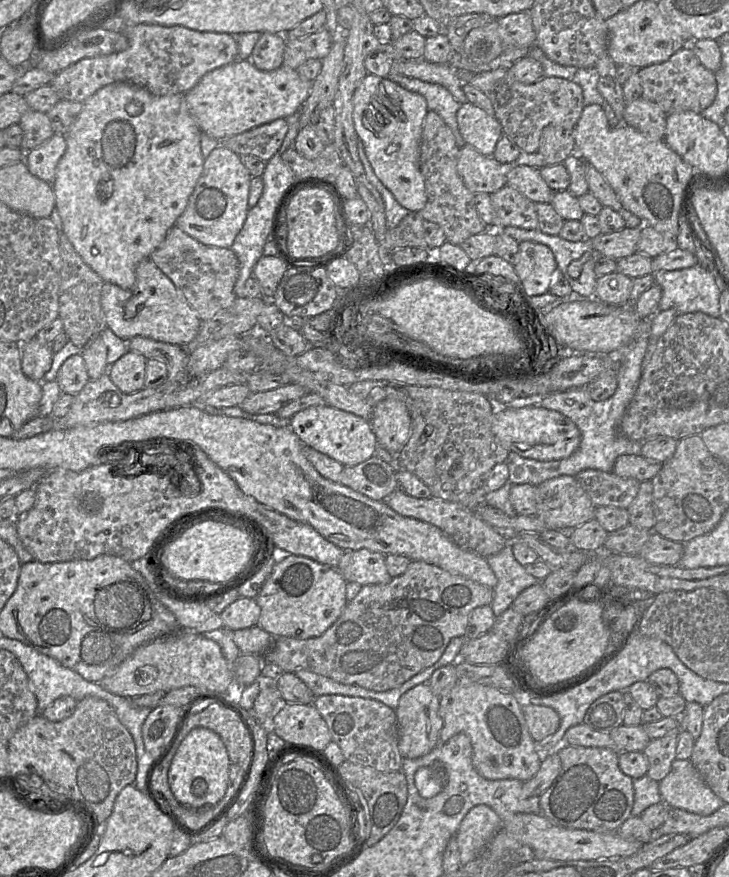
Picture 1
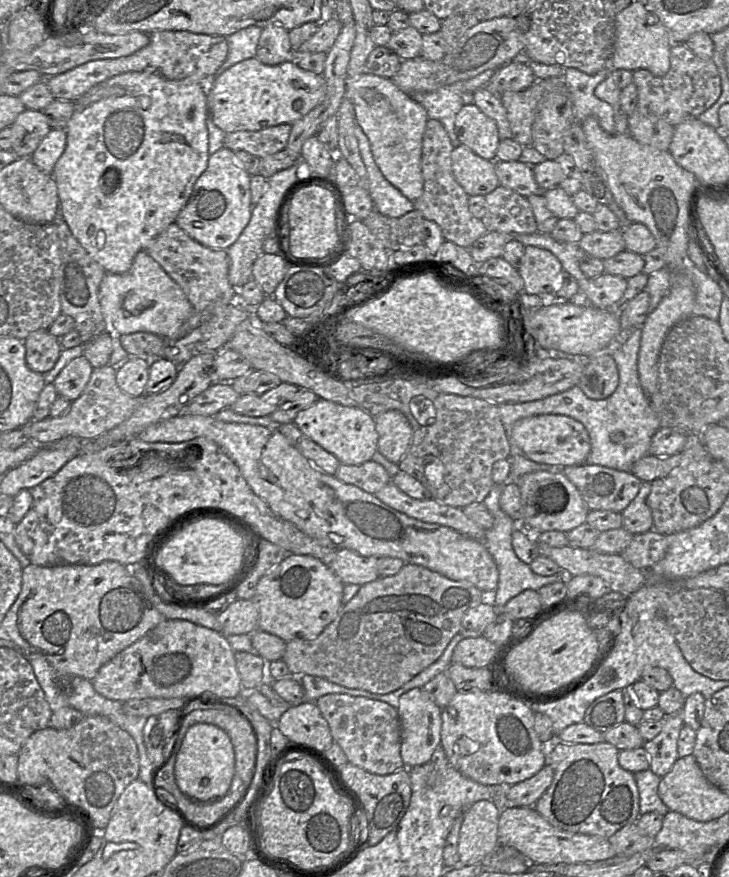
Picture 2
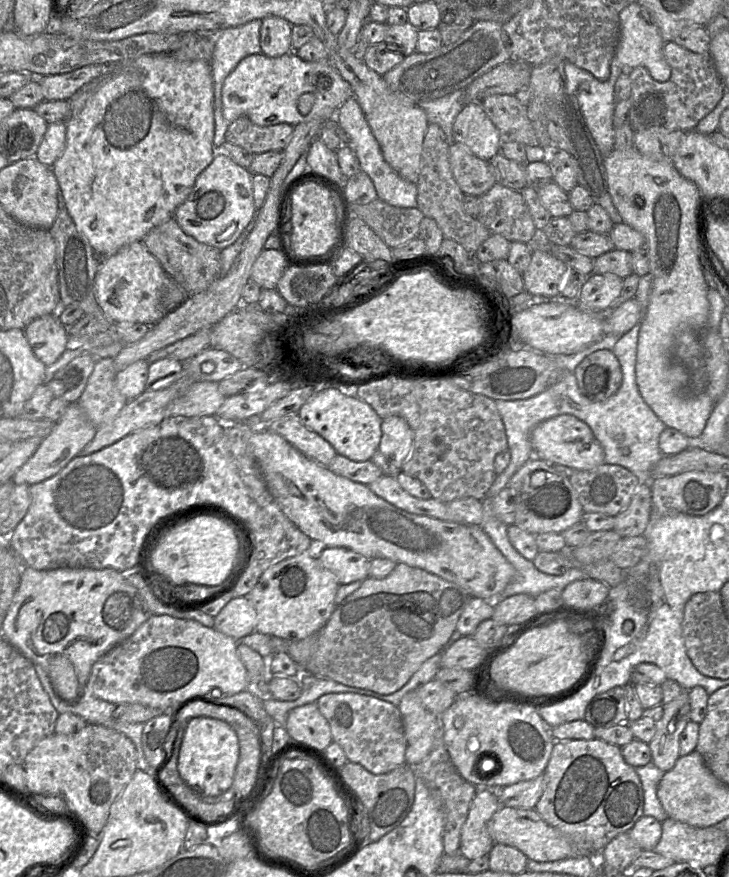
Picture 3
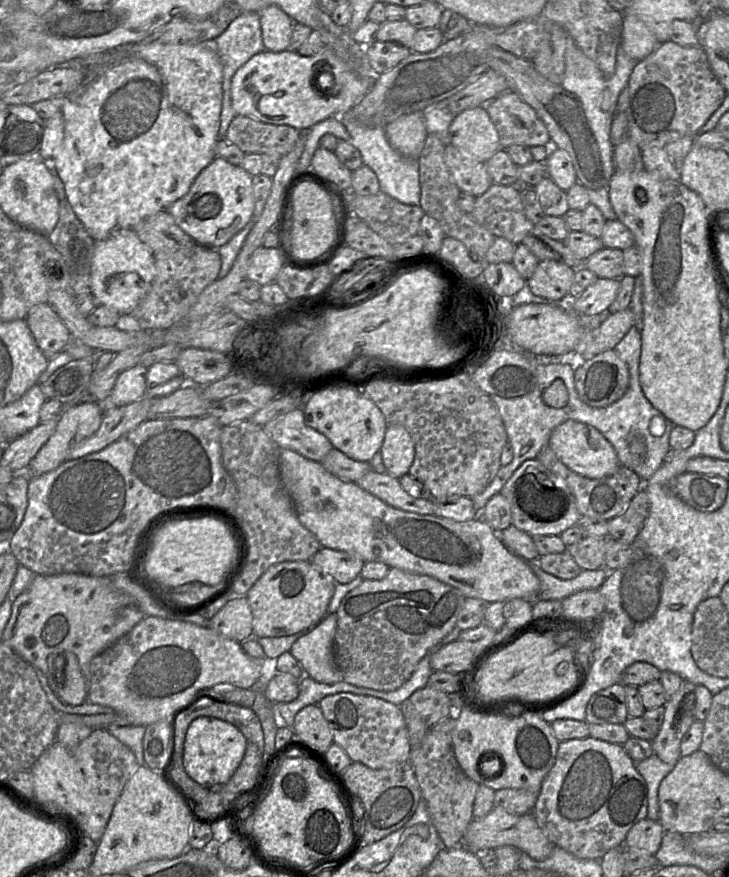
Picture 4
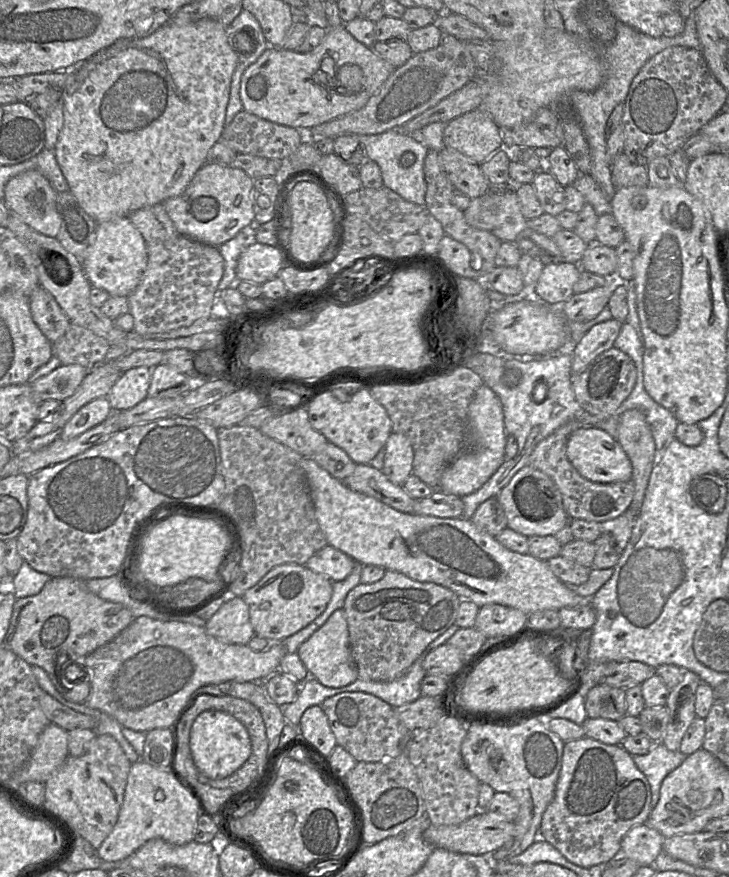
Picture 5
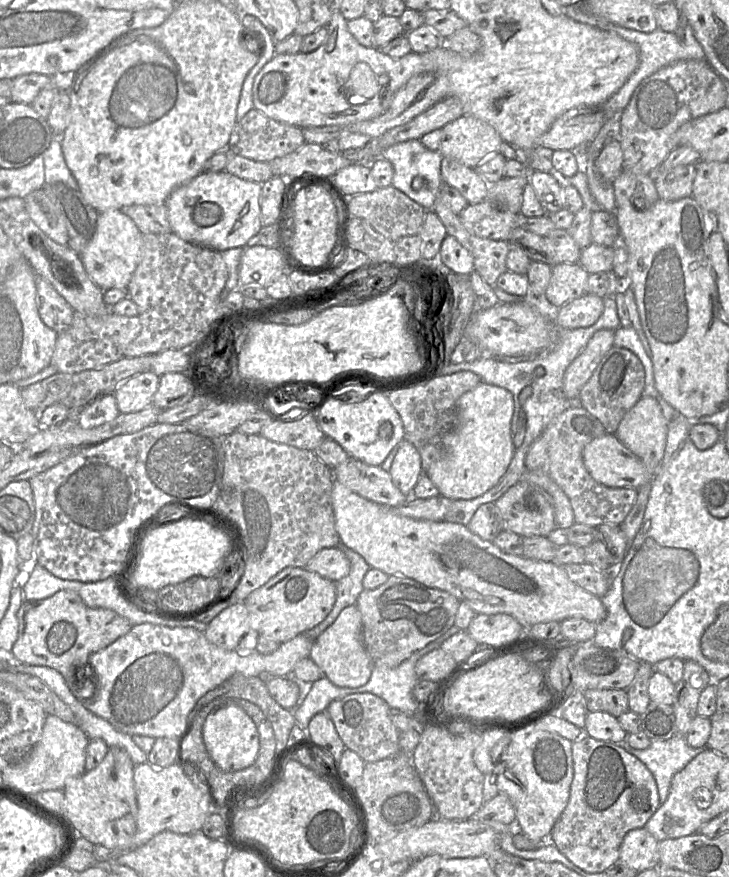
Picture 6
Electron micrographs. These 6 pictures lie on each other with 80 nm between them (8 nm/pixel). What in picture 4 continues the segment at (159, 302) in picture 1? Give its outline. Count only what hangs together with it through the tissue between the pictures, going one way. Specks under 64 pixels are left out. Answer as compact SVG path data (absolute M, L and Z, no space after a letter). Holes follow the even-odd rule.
M123 229L114 233L109 238L96 241L92 260L90 287L91 293L98 305L111 307L120 314L133 313L151 288L156 276L155 262L156 258L153 252L147 244L140 240L134 229Z

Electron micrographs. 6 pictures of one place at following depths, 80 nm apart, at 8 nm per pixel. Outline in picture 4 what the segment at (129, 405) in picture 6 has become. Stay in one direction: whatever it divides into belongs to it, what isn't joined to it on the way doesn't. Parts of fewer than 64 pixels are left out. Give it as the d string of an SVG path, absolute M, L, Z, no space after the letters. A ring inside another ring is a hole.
M137 364L125 370L116 380L111 401L116 407L125 406L145 396L148 368Z

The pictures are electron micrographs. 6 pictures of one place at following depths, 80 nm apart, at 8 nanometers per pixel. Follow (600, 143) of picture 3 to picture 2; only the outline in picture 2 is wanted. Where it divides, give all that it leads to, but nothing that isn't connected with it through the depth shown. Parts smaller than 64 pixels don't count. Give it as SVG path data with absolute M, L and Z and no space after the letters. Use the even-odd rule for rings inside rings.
M609 65L596 74L586 74L576 68L566 68L564 75L576 117L579 120L596 117L600 127L609 134L616 133L613 108L595 95L595 88L613 70Z

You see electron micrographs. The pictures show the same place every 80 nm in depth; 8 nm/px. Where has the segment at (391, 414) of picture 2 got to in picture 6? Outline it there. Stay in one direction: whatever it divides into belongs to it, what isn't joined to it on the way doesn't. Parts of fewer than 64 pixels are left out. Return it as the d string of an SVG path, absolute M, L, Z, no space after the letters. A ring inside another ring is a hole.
M403 439L393 459L390 471L393 484L407 497L411 497L418 479L422 475L421 457L416 447Z

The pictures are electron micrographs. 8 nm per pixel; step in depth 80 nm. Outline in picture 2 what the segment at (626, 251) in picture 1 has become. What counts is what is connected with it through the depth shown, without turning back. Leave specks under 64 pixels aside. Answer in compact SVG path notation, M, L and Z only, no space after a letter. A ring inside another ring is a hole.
M621 229L583 234L578 244L587 254L602 260L626 250Z

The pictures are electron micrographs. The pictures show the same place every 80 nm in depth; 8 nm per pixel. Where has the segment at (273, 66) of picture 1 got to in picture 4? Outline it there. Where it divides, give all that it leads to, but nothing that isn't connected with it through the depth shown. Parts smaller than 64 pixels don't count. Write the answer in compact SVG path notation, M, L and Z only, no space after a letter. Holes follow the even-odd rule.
M269 5L258 14L265 49L272 52L287 50L295 23L293 19L277 5Z

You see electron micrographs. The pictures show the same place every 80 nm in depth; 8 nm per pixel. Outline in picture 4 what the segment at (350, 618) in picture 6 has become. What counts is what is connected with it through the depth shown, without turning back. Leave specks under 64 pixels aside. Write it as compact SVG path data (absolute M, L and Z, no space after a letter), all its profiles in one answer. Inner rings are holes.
M336 613L326 615L314 629L297 639L289 651L304 674L319 683L335 684L343 680L333 653L336 628Z

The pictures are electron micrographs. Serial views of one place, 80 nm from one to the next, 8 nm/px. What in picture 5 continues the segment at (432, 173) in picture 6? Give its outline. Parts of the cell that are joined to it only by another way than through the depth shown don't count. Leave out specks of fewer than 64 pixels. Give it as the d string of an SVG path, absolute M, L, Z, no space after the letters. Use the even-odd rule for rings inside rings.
M431 123L412 136L403 129L391 129L375 135L360 135L357 140L364 147L366 159L375 162L380 170L383 186L401 196L404 200L419 206L425 205L426 183L424 160L429 150L440 152L444 147L444 131L447 123Z

